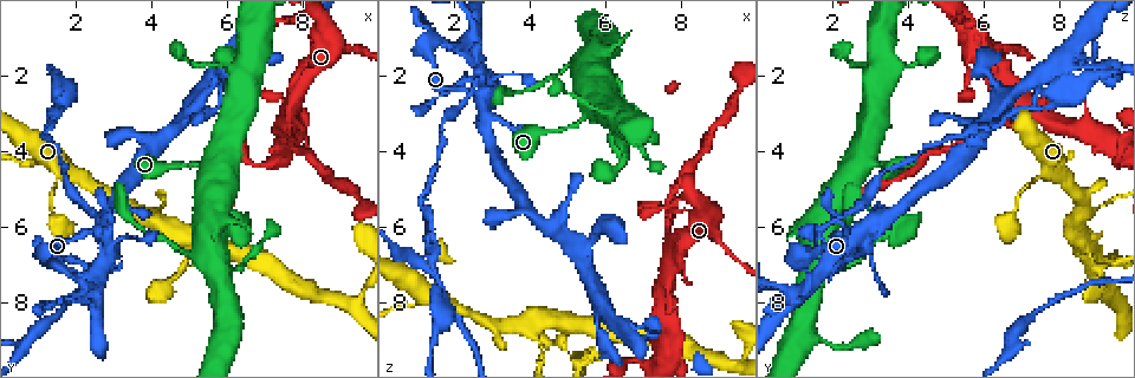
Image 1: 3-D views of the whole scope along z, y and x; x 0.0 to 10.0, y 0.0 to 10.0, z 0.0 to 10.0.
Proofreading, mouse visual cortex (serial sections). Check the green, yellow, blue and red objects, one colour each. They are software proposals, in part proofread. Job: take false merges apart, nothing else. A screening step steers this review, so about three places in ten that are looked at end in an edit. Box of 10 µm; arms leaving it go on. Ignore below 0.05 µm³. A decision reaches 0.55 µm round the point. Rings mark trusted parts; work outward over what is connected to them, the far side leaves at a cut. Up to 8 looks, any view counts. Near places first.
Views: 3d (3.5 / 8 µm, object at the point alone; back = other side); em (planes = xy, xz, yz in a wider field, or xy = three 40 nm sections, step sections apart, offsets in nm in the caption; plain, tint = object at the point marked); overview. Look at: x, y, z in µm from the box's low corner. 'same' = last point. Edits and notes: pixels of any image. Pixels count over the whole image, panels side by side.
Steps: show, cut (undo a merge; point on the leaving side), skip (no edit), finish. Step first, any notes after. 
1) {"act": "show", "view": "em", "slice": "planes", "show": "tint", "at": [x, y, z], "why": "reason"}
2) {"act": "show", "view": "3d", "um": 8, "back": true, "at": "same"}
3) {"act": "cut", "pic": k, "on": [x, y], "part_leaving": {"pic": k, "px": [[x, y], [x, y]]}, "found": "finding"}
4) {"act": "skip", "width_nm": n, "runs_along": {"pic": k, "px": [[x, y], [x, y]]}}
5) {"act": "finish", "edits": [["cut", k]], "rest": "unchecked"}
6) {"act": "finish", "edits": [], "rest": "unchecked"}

{"act": "show", "view": "3d", "um": 8, "at": [7.60, 3.30, 6.15]}

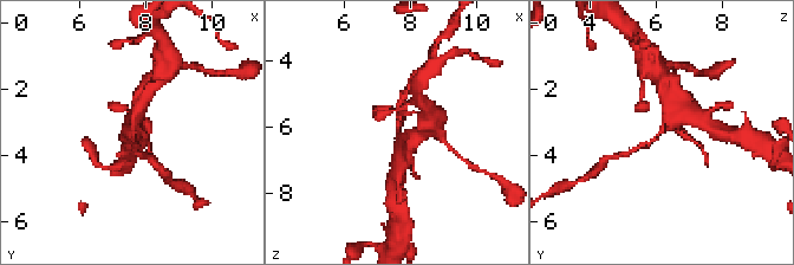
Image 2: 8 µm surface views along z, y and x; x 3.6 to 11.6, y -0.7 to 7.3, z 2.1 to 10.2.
{"act": "show", "view": "em", "slice": "planes", "show": "tint", "at": "same", "why": "need the tissue"}

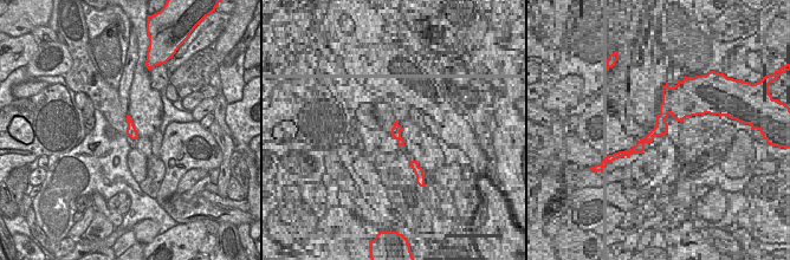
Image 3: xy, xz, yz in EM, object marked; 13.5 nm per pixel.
{"act": "cut", "pic": 2, "on": [403, 96], "part_leaving": {"pic": 2, "px": [[657, 136], [629, 154], [617, 154]]}, "found": "two cells meet here"}

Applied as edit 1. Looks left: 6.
{"act": "show", "view": "overview", "why": "redraw"}

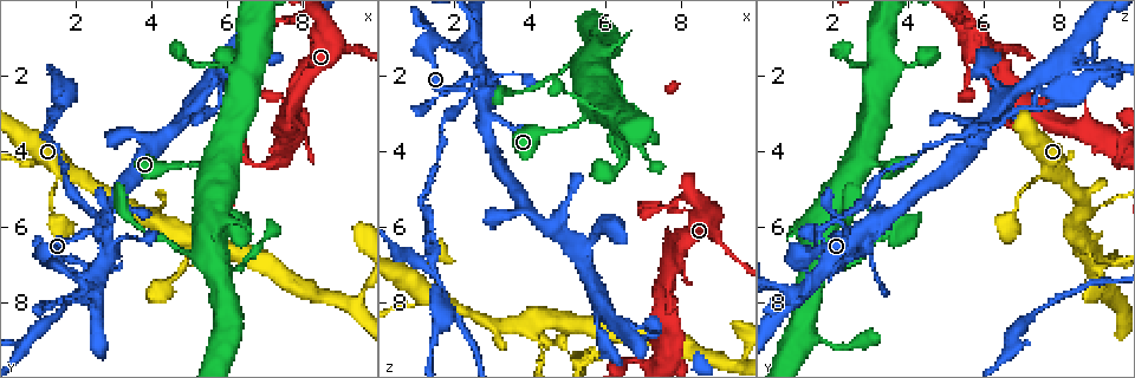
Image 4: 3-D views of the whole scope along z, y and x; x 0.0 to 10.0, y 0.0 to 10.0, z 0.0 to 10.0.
{"act": "show", "view": "3d", "um": 3.5, "at": [4.70, 7.20, 9.05], "why": "calibre changes"}

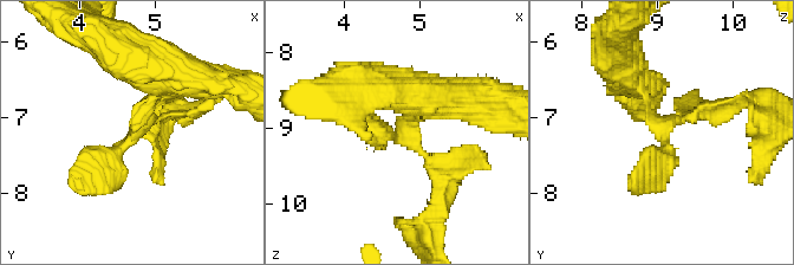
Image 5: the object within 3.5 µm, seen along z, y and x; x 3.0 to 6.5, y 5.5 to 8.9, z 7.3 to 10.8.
{"act": "show", "view": "em", "slice": "xy", "step": 1, "show": "tint", "at": [4.70, 7.25, 9.05], "arms": 3, "arm_widths_nm": [150, 250, 300]}

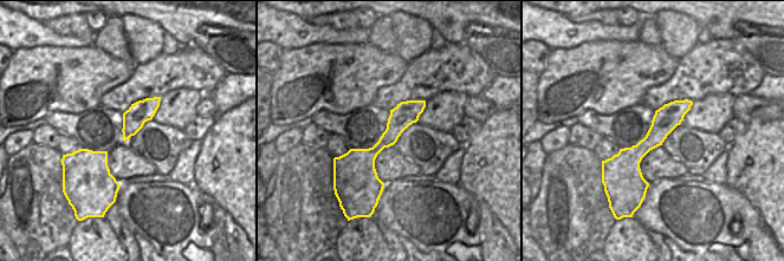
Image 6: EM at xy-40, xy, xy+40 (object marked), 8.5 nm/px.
{"act": "skip", "runs_along": {"pic": 5, "px": [[170, 69], [134, 137], [79, 185]]}, "found": "continuous, no second cell"}

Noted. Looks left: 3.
{"act": "show", "view": "3d", "um": 3.5, "at": [4.35, 5.50, 9.15], "why": "thin neck"}

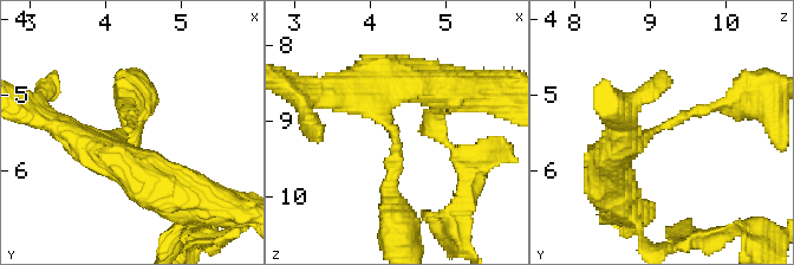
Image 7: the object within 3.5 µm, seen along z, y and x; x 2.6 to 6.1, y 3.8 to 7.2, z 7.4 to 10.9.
{"act": "show", "view": "em", "slice": "planes", "show": "tint", "at": [4.30, 5.45, 9.20], "arm_widths_nm": [150, 400]}

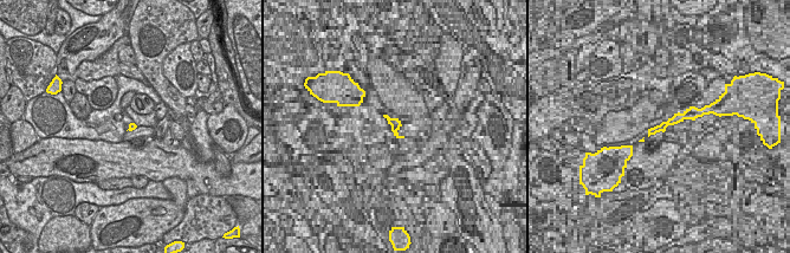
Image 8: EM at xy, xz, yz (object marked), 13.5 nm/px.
{"act": "skip", "runs_along": {"pic": 7, "px": [[338, 92], [396, 137], [396, 195]]}, "found": "all the same cell"}

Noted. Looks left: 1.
{"act": "finish", "edits": [["cut", 2]], "rest": "unchecked"}

